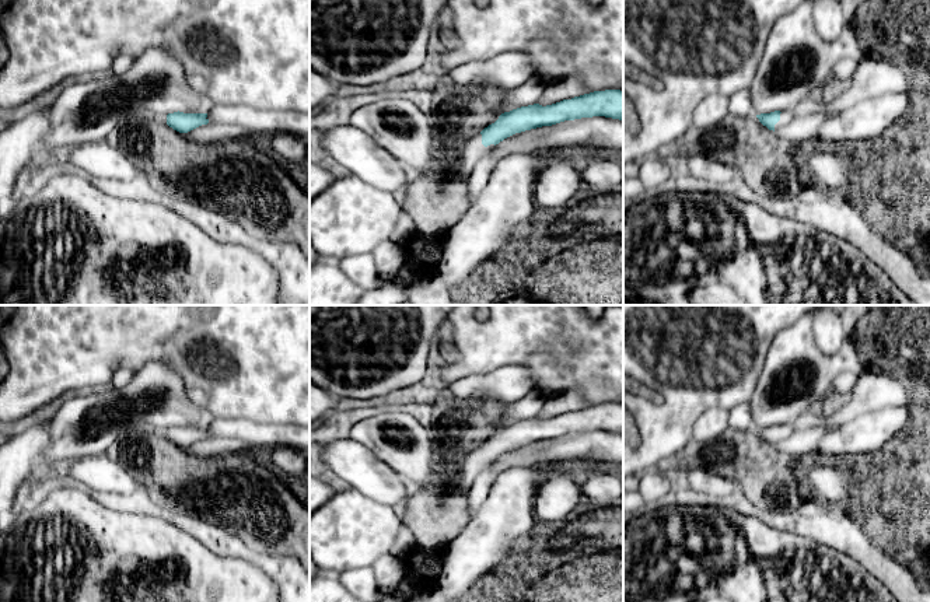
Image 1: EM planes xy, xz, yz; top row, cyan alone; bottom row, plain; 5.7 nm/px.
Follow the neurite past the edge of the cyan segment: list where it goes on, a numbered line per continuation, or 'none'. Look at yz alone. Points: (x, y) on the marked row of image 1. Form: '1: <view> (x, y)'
1: yz (786, 116)

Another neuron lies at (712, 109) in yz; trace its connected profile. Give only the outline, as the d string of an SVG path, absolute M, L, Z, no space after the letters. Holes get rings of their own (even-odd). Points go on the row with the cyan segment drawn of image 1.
M709 95L695 109L692 116L692 130L702 130L716 126L730 112L730 97Z

